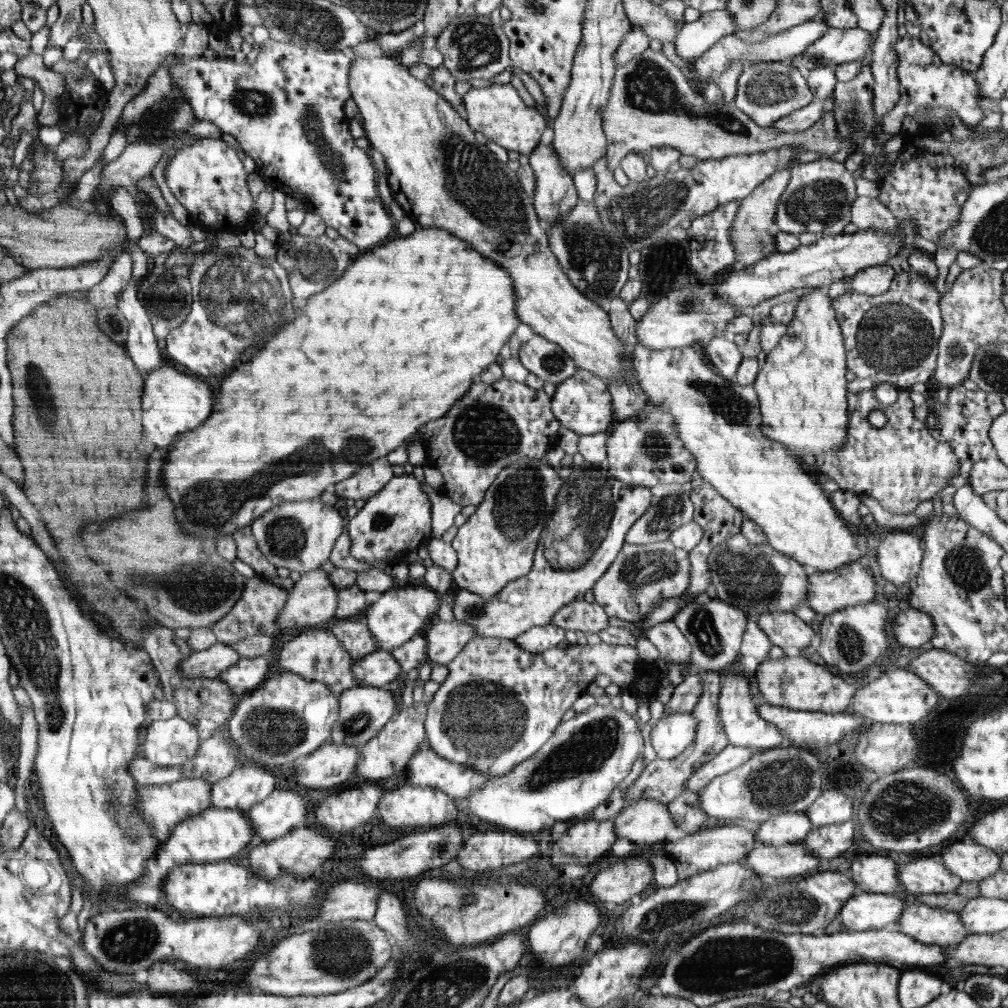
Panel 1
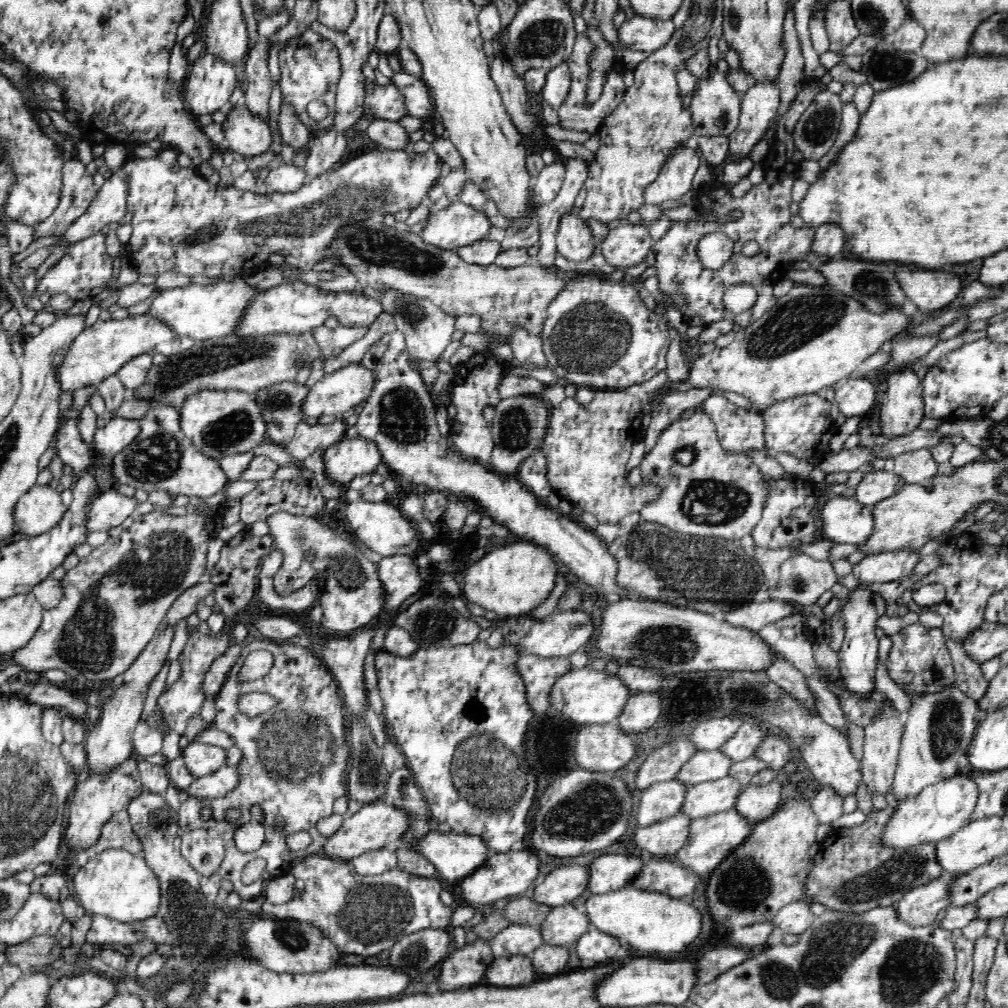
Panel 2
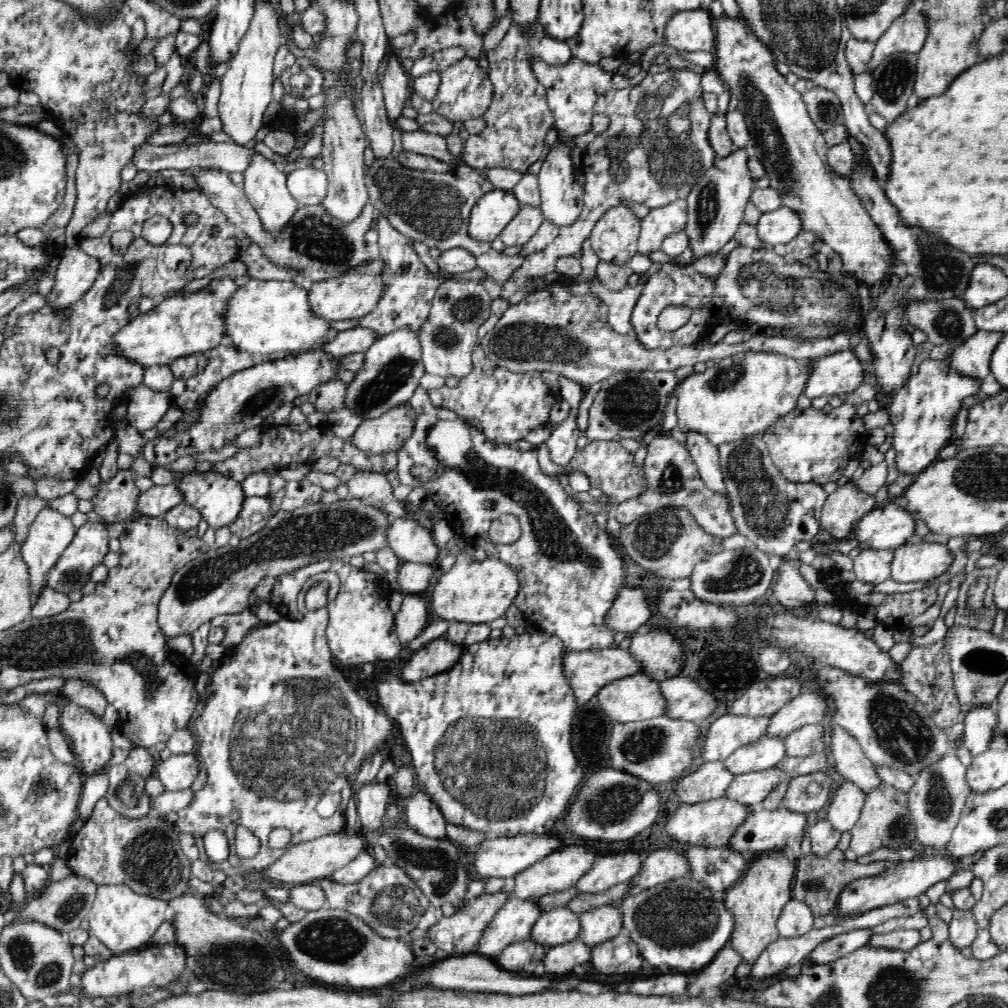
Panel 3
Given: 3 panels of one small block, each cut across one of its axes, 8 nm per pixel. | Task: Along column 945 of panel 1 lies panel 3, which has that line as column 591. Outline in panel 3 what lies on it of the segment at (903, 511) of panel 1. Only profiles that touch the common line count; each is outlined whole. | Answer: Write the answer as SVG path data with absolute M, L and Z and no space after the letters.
M592 441L581 449L577 449L573 454L572 460L568 464L573 471L579 470L588 476L590 486L602 490L602 493L610 499L610 503L615 506L622 502L637 498L646 491L646 477L644 477L644 465L638 466L634 462L634 455L626 452L619 441Z

